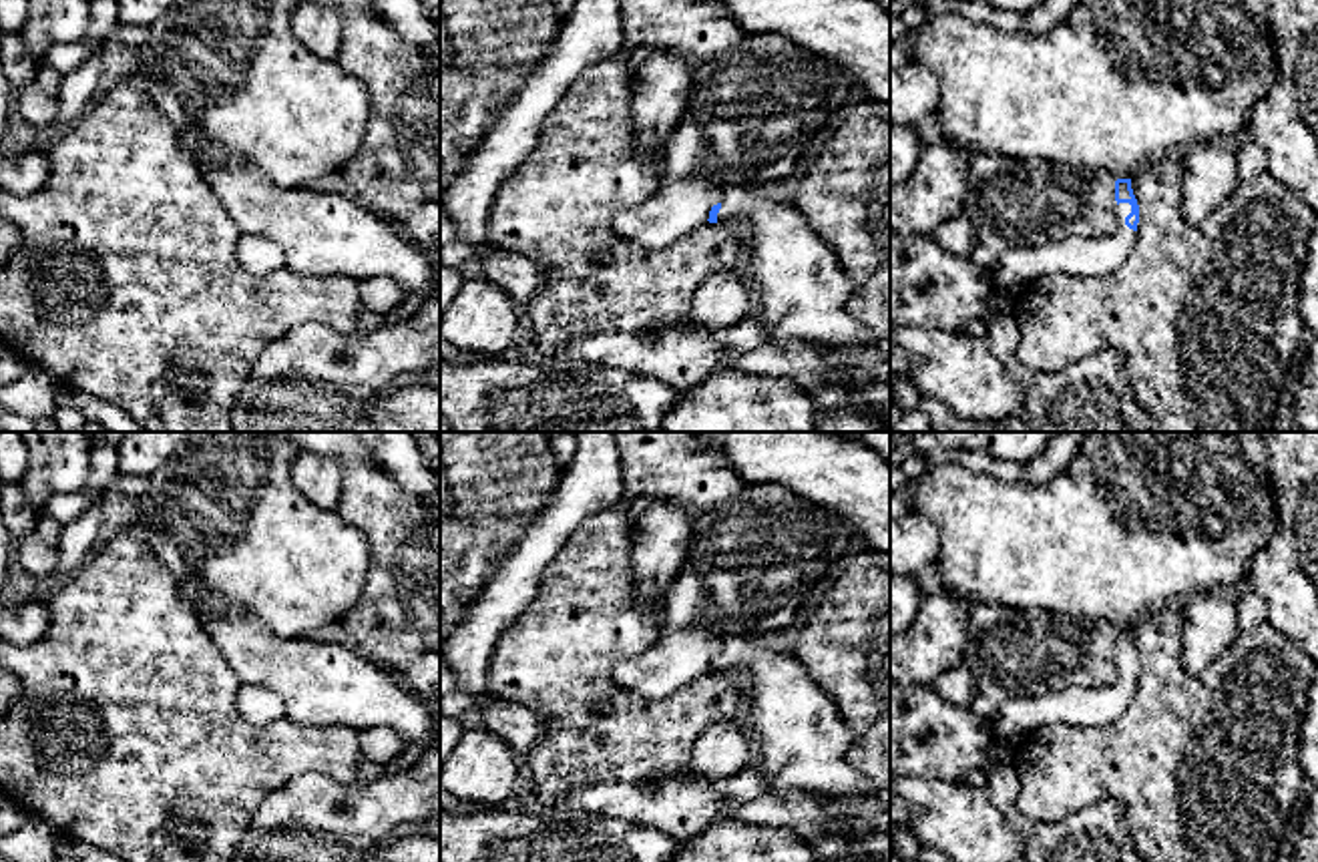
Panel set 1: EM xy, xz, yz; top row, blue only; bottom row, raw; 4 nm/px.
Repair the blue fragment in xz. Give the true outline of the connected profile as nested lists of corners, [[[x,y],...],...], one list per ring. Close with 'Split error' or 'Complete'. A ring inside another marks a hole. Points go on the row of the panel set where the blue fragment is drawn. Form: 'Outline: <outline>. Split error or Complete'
Outline: [[[729,185],[721,201],[711,207],[707,221],[725,223],[747,237],[741,271],[753,287],[753,315],[765,328],[767,342],[808,342],[822,348],[874,346],[872,332],[846,309],[858,285],[796,205],[772,201],[759,185]]]. Split error

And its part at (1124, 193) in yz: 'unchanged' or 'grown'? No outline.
grown

